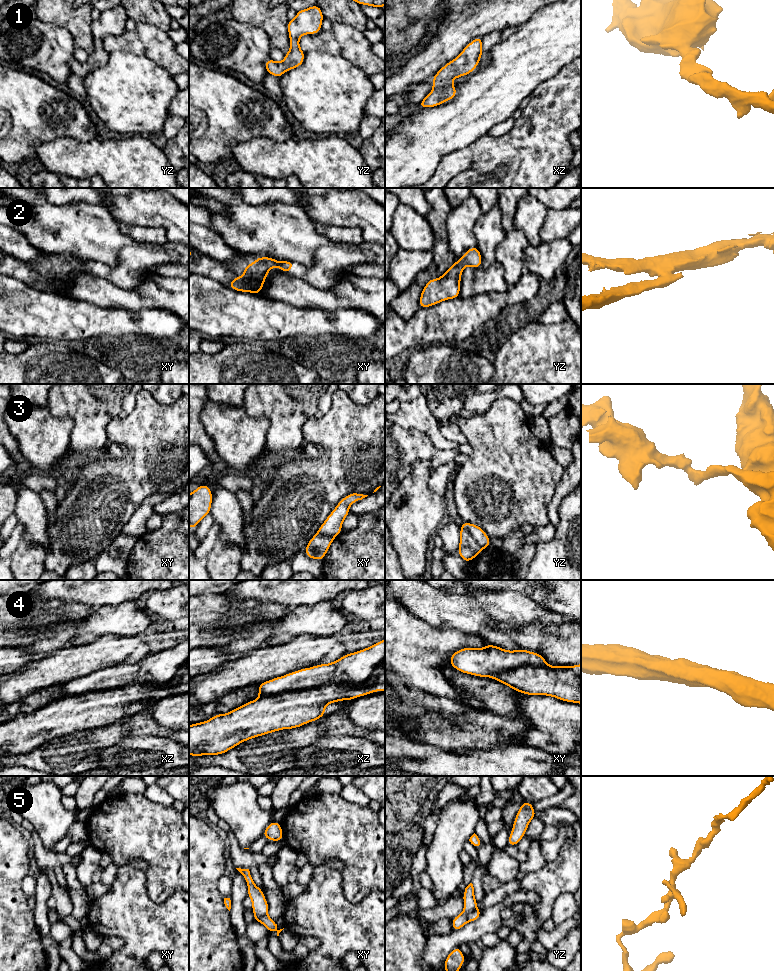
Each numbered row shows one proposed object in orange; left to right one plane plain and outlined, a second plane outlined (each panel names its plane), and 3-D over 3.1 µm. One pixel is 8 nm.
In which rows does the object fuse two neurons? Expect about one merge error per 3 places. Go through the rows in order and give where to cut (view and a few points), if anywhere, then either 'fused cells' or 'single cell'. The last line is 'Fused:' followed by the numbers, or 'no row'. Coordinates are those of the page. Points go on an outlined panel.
1: no cut | single cell
2: no cut | single cell
3: yz (461, 526), (482, 548) | fused cells
4: xz (378, 663), (359, 683), (326, 681), (311, 688), (261, 697) | fused cells
5: yz (476, 907), (468, 915), (467, 921) | fused cells
Fused: 3, 4, 5

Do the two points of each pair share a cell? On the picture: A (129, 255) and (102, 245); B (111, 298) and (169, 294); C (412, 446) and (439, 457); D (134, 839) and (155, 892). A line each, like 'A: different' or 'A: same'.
A: different
B: same
C: same
D: same

